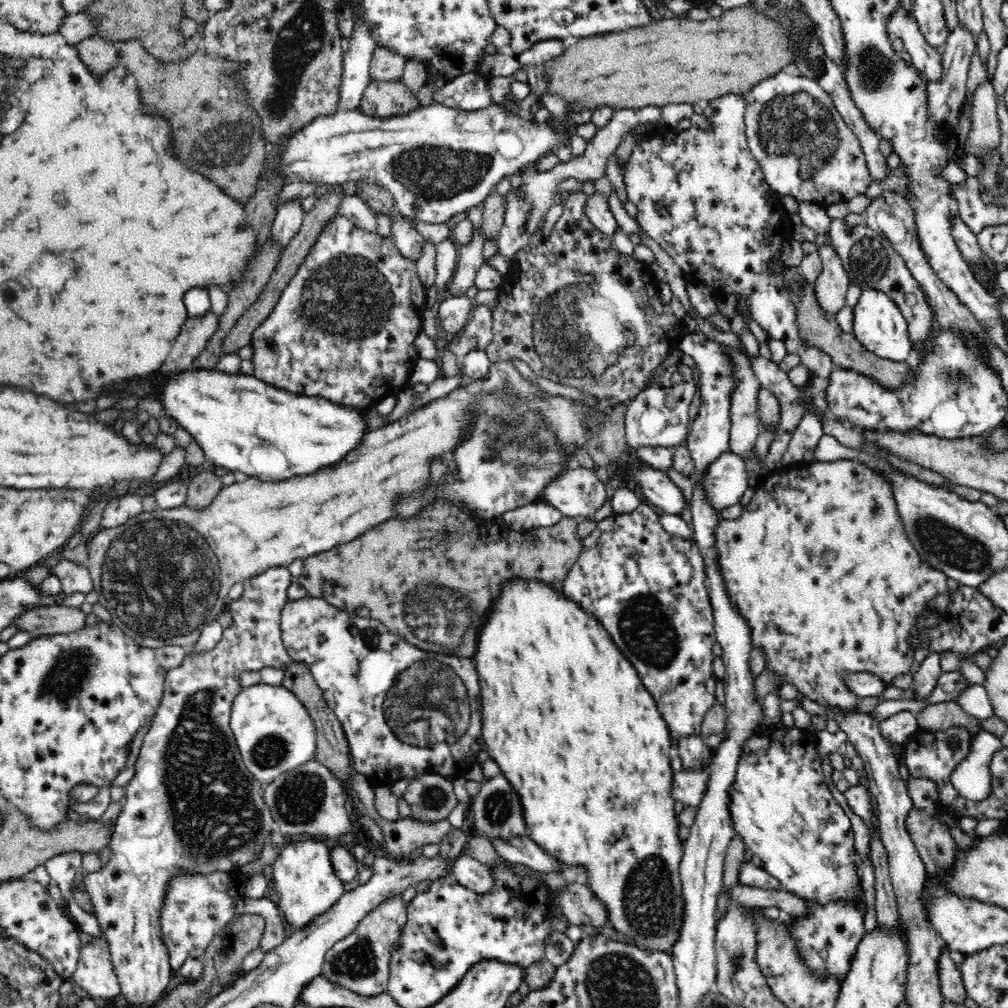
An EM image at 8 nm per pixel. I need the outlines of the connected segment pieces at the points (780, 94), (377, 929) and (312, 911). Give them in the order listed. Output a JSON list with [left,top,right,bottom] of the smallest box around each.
[[746,72,874,208],[322,896,408,996],[272,838,346,928]]

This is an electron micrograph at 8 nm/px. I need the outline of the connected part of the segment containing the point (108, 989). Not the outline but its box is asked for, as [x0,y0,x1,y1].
[70,938,122,1002]

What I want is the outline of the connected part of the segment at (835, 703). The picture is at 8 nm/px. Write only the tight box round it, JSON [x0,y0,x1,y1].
[714,460,948,716]

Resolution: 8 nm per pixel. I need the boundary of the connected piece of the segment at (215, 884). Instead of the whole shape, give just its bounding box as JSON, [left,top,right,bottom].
[162,874,236,972]

